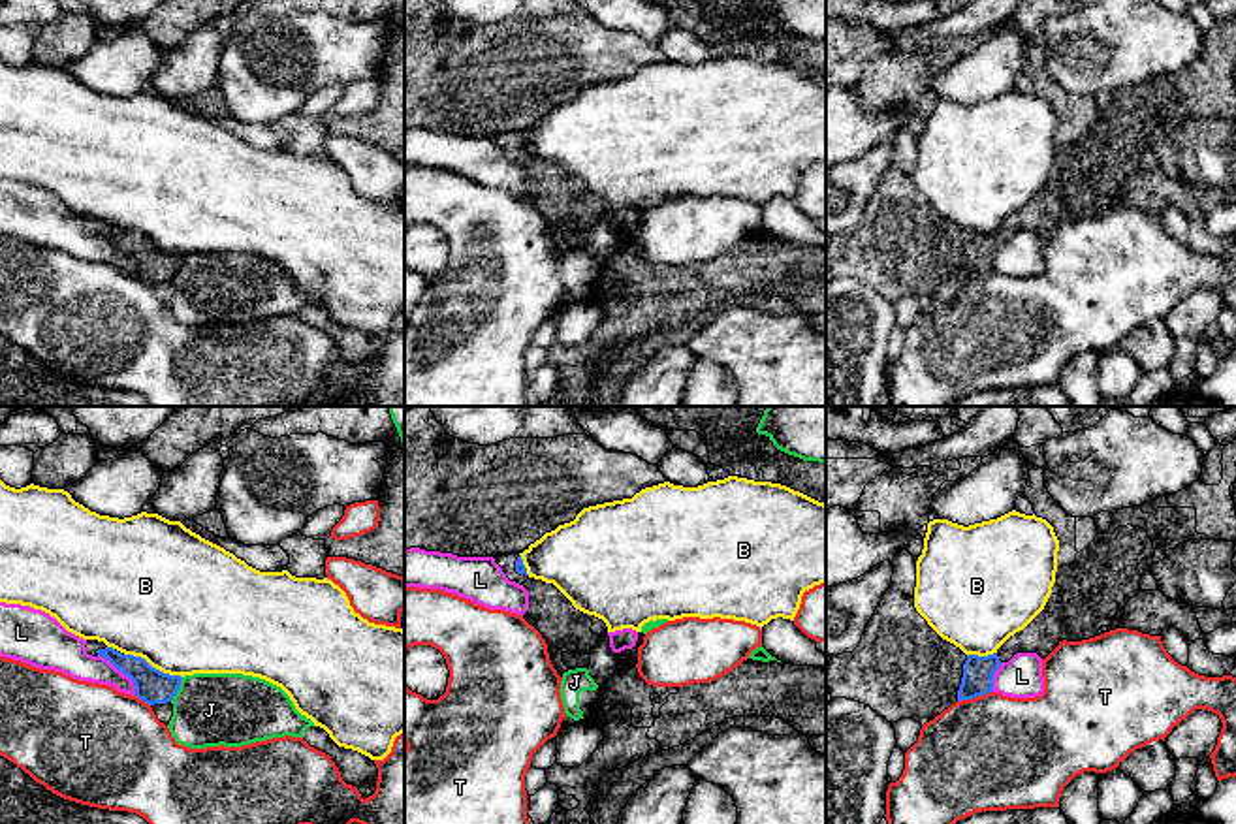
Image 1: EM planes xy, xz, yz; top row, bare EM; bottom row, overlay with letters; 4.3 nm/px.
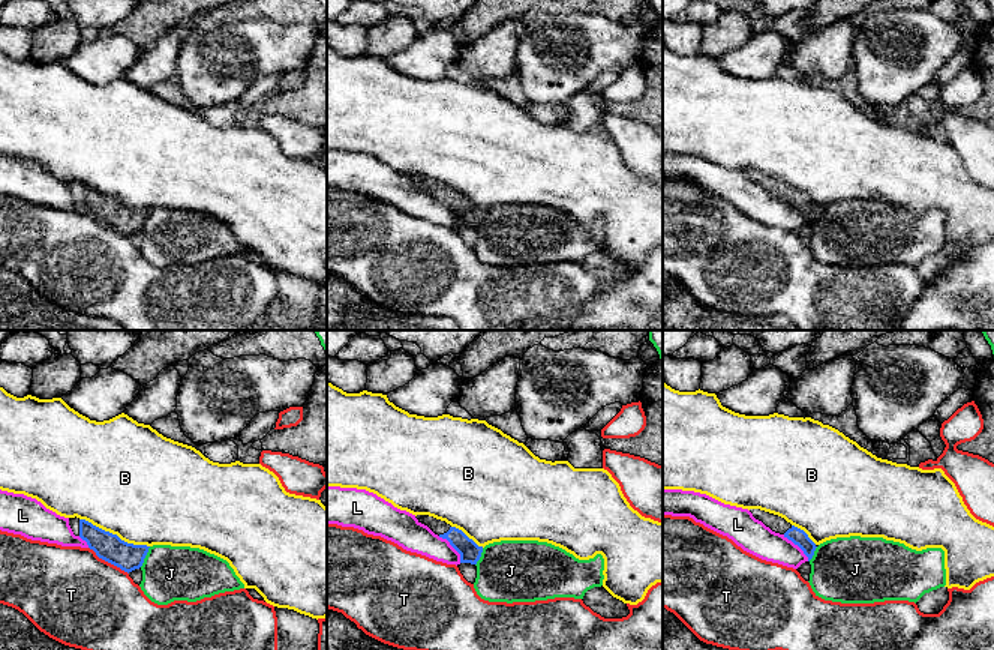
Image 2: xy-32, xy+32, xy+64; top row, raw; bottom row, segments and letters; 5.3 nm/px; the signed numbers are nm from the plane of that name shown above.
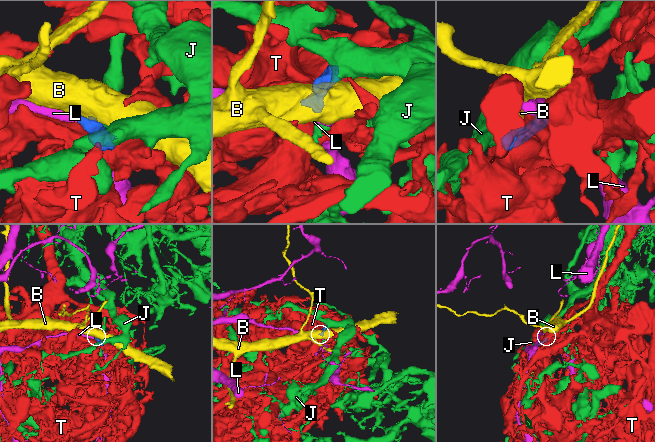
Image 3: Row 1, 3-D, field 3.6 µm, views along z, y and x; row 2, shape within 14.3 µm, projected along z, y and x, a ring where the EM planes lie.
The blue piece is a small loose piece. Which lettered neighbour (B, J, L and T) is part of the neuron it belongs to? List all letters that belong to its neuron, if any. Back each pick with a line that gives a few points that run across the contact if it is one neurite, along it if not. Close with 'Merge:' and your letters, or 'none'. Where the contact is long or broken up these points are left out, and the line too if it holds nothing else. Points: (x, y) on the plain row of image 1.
Merge: none

